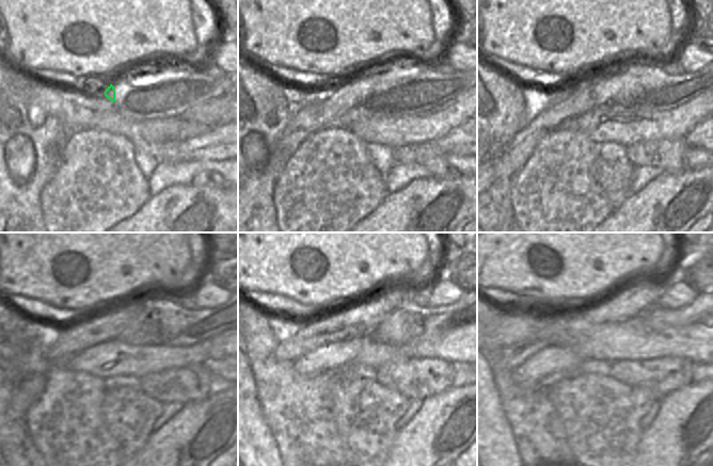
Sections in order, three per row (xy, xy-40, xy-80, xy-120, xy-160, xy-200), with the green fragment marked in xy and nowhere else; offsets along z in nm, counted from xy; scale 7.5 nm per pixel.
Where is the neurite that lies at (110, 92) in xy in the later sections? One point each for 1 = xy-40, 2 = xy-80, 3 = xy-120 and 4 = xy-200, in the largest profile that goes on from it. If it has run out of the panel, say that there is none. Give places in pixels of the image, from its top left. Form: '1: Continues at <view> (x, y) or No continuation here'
1: Continues at xy-40 (346, 90)
2: Continues at xy-80 (584, 89)
3: Continues at xy-120 (73, 337)
4: Continues at xy-200 (628, 302)

